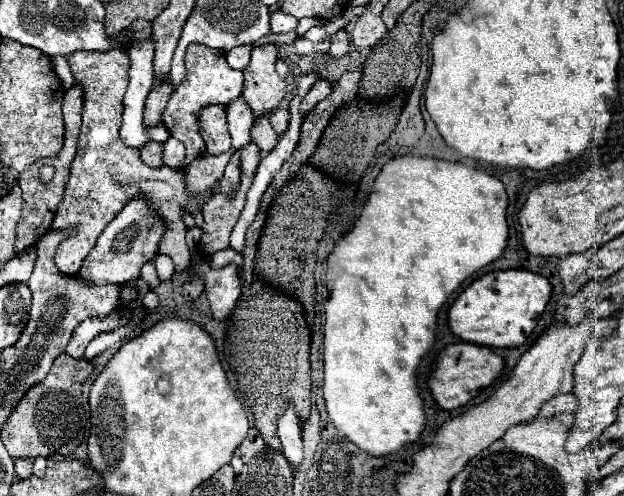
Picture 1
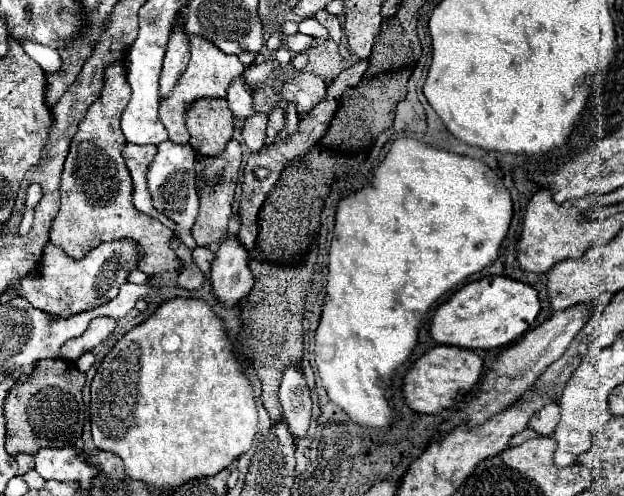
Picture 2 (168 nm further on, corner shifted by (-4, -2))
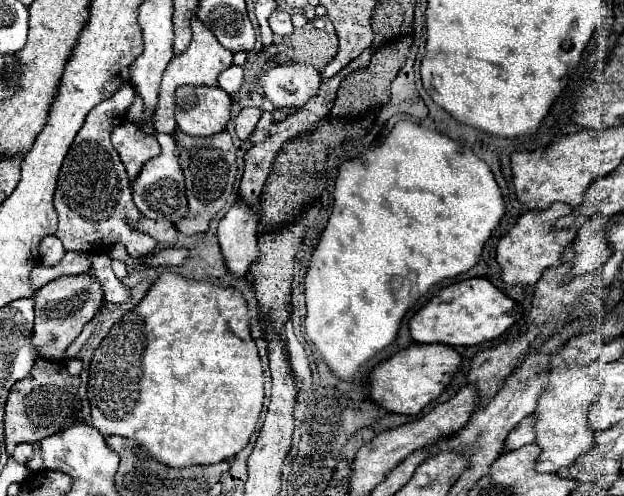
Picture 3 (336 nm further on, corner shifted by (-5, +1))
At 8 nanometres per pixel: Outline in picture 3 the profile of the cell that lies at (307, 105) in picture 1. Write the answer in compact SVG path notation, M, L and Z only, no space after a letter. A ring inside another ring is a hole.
M283 63L261 75L265 97L275 109L299 109L317 95L321 75L307 63Z

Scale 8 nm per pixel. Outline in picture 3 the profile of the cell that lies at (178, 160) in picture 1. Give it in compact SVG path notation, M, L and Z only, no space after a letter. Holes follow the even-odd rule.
M159 133L159 143L161 143L161 155L153 157L147 161L133 185L133 201L139 207L139 211L149 217L149 219L165 219L169 223L179 223L181 219L187 217L189 203L185 195L185 177L179 165L179 149L177 143L171 135Z

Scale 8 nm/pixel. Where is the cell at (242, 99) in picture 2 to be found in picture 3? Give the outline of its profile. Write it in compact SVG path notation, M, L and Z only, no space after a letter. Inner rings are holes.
M233 65L219 75L219 87L227 91L231 97L241 89L243 83L243 65Z

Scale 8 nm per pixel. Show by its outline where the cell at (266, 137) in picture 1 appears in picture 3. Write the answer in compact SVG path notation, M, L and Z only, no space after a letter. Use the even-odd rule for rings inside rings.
M247 107L235 117L235 131L241 141L249 141L255 125L259 123L259 117L261 117L261 109L257 107Z

